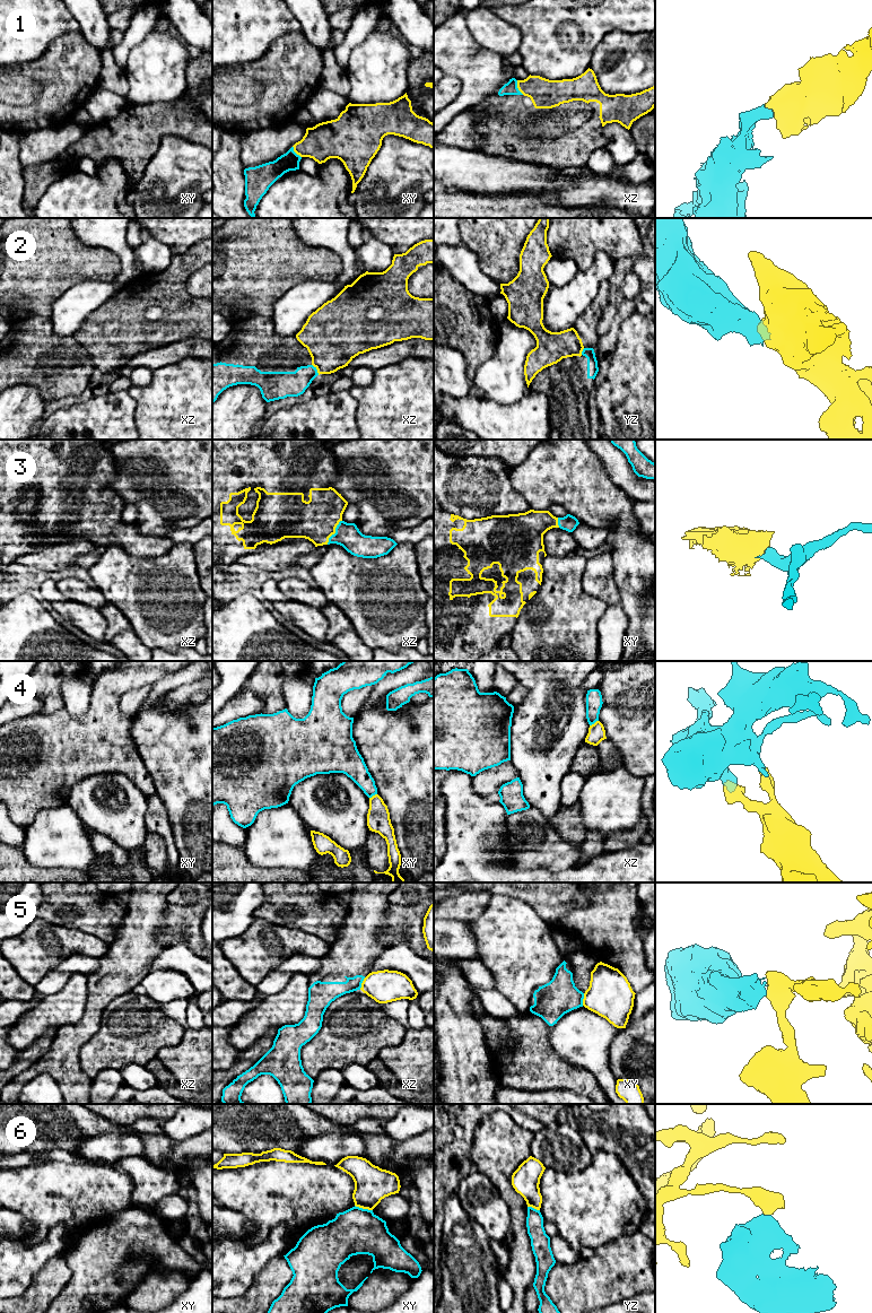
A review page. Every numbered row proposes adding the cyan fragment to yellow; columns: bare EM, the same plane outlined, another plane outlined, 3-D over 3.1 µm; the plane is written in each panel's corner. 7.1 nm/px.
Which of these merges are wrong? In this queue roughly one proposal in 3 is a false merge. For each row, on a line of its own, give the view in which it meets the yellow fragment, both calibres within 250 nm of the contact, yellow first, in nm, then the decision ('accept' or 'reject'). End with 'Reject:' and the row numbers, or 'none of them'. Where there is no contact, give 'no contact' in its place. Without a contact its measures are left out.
1: contact in xz; calibres 200 and 100 nm; accept
2: contact in xz; calibres 400 and 180 nm; reject
3: contact in xz; calibres 300 and 180 nm; accept
4: contact in xz; calibres 120 and 110 nm; reject
5: contact in xz; calibres 220 and 140 nm; reject
6: contact in xy; calibres 260 and 320 nm; reject
Reject: 2, 4, 5, 6

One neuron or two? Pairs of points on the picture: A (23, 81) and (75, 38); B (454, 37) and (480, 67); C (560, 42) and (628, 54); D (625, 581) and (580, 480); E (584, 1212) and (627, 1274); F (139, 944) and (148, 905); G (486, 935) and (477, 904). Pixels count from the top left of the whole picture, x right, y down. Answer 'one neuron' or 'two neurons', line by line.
A: one neuron
B: one neuron
C: two neurons
D: one neuron
E: two neurons
F: one neuron
G: two neurons

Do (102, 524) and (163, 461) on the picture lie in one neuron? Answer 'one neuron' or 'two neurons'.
two neurons

